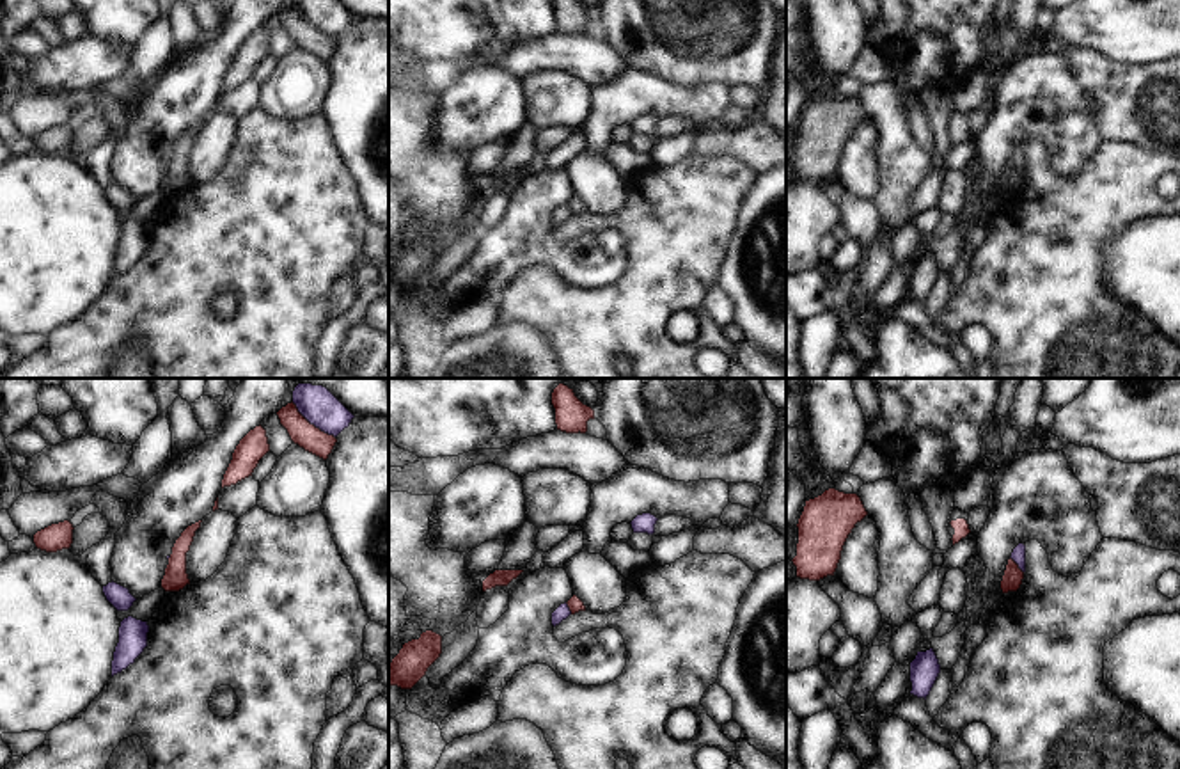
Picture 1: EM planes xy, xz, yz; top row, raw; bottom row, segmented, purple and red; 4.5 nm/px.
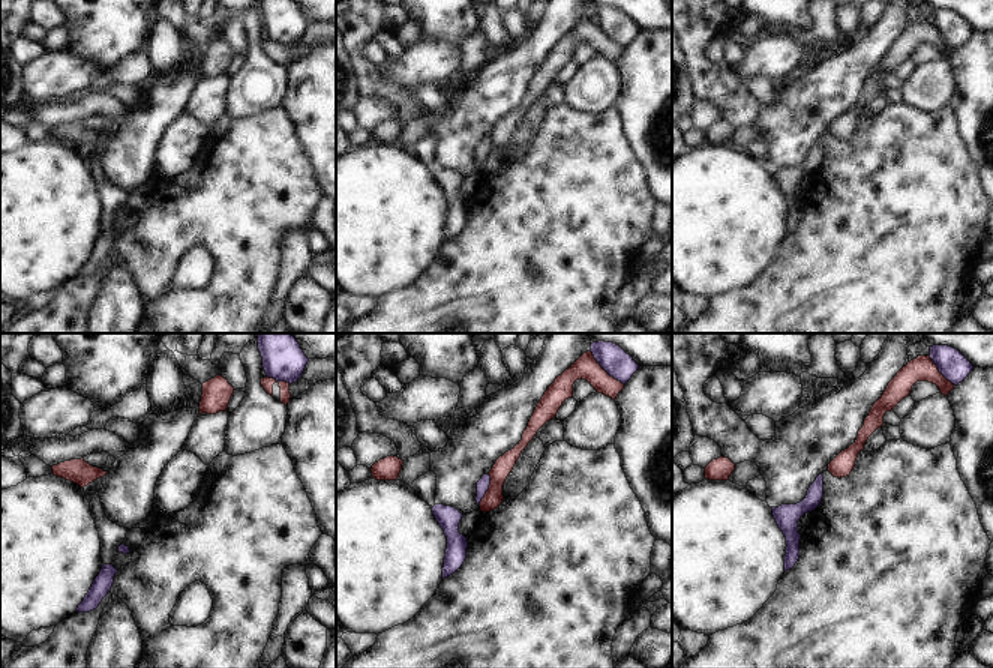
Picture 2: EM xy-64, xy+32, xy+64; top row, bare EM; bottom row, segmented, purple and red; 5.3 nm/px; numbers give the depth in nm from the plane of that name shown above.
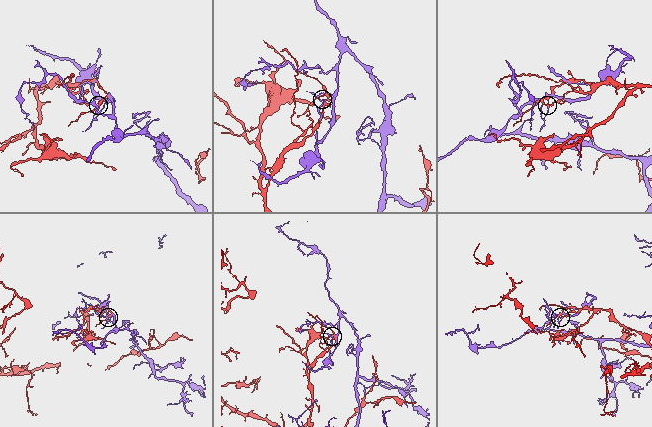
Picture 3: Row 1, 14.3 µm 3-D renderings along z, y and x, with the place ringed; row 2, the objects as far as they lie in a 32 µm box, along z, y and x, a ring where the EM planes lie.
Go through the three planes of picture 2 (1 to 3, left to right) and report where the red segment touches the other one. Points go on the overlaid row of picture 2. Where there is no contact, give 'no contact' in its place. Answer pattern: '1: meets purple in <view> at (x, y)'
1: meets purple in xy-64 at (279, 380)
2: meets purple in xy+32 at (605, 370)
3: meets purple in xy+64 at (939, 371)

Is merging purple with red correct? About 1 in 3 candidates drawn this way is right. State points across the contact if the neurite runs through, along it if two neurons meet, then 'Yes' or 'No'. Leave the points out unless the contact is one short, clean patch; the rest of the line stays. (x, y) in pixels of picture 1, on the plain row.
No

